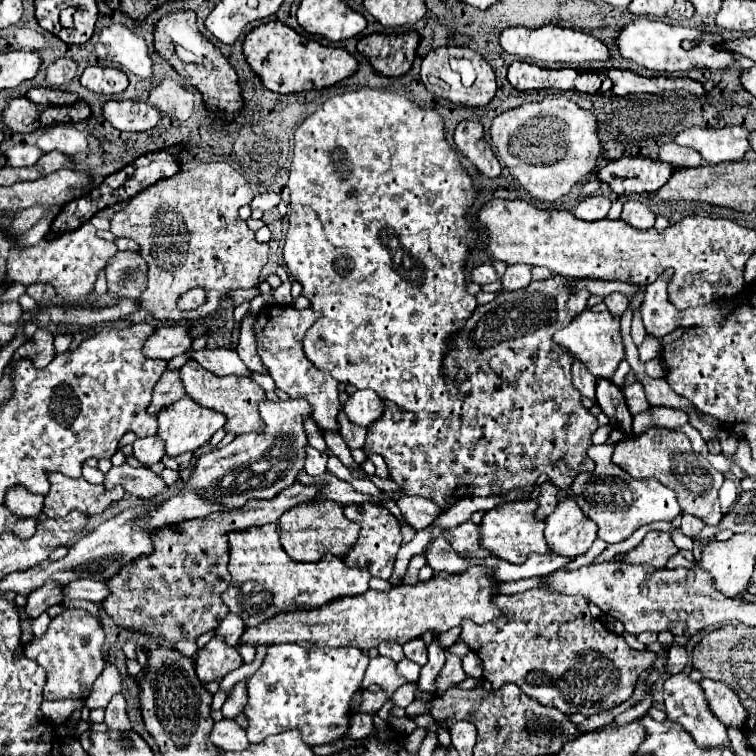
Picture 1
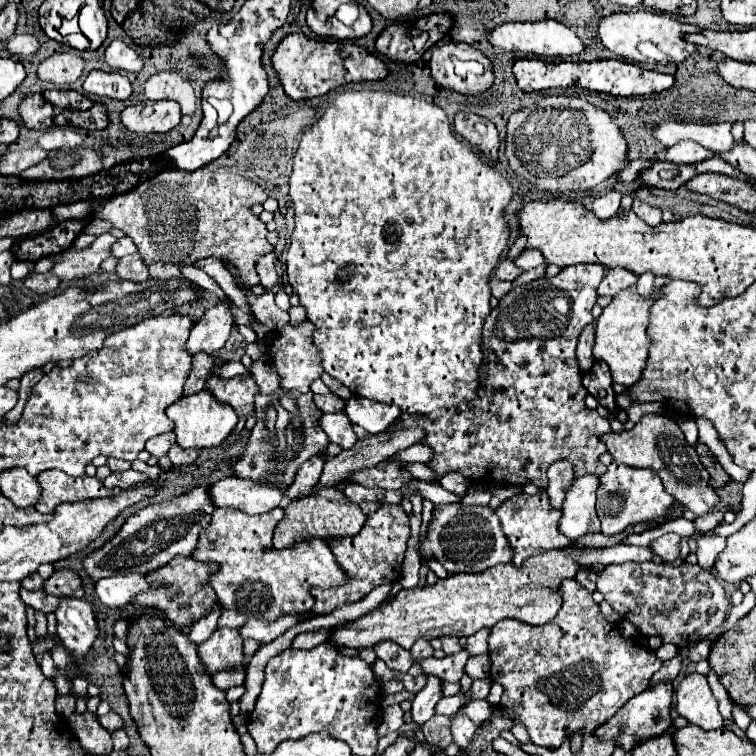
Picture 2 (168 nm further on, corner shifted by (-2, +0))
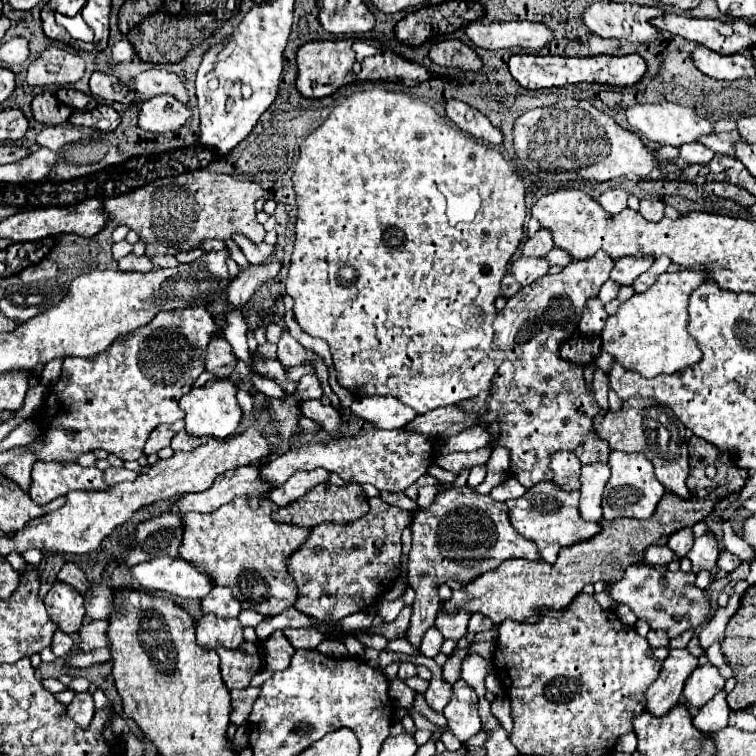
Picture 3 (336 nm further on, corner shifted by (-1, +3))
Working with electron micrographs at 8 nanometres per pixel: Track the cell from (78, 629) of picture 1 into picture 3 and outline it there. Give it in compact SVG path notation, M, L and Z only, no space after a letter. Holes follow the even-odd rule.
M56 581L44 597L50 619L64 631L76 633L84 619L84 597L70 585Z

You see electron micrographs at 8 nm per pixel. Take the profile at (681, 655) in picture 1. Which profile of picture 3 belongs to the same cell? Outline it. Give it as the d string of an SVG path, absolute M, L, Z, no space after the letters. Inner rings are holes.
M730 597L726 607L718 607L712 619L706 623L706 627L700 631L700 645L708 649L712 643L722 643L724 639L724 629L730 621L730 617L738 611L740 607L740 597Z

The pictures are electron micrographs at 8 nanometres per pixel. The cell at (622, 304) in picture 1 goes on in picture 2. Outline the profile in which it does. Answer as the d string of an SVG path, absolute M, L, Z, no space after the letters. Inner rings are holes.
M613 268L613 270L607 270L597 292L599 296L615 296L617 292L631 288L635 282L637 282L637 276L633 272L627 272L625 268Z

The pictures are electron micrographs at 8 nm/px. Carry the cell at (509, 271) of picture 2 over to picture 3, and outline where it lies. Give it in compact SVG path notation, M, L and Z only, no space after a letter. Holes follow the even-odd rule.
M520 257L512 263L512 275L522 287L532 285L538 277L544 277L548 269L550 263L546 257Z

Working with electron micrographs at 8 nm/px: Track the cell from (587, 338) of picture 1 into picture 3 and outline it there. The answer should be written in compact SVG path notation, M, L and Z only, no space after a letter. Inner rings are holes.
M694 265L688 269L682 269L678 273L664 273L658 277L658 281L640 295L632 295L626 303L620 305L618 315L608 317L604 331L600 333L602 337L602 349L608 351L616 361L620 361L626 369L638 371L642 377L656 377L656 375L672 375L684 367L694 365L696 361L700 361L702 353L698 349L698 343L694 341L694 337L688 333L688 299L692 295L694 289L698 289L702 285L702 281L708 281L706 269L704 265Z

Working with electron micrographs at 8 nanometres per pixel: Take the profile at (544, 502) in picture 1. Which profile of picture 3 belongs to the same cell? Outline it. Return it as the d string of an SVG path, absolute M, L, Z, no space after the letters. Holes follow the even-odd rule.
M570 451L554 453L550 467L554 471L554 483L556 485L560 485L566 491L580 489L580 467L582 467L582 463L578 461L578 457L574 453L570 453Z

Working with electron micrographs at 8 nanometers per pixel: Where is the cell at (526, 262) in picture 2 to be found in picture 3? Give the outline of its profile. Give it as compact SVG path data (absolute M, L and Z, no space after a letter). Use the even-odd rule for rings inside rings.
M540 229L538 233L534 233L534 235L524 243L522 255L530 255L530 257L544 257L552 247L554 247L554 241L552 241L550 231L548 231L548 229Z

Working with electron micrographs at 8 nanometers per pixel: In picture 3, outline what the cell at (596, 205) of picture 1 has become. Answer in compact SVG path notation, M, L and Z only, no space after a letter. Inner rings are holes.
M608 189L606 193L600 195L598 203L610 213L610 215L616 215L620 213L622 209L626 209L626 201L628 201L628 193L624 189Z

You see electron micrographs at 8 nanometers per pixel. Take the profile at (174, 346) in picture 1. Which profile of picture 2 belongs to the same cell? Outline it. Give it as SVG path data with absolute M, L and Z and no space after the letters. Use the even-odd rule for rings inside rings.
M219 302L217 306L207 310L201 320L193 324L185 344L185 352L215 354L227 342L231 328L233 328L233 318L231 318L229 306L227 302Z

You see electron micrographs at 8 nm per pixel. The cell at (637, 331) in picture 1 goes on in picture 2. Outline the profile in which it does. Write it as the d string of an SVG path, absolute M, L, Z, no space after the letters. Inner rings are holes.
M649 272L643 274L643 276L639 276L637 292L639 292L643 298L649 298L649 296L651 296L651 292L653 292L653 280L655 280L655 276L651 276Z

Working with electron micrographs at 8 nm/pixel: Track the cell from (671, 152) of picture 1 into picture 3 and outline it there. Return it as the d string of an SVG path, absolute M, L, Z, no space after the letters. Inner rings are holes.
M686 143L680 147L680 157L694 165L694 163L708 163L712 157L714 157L714 151L710 151L708 147L704 147L702 143Z

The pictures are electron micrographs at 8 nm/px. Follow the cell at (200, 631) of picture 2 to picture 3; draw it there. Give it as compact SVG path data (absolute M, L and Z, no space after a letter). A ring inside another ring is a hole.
M214 587L214 593L202 599L202 613L214 613L220 617L238 617L240 611L242 611L240 601L226 587Z

